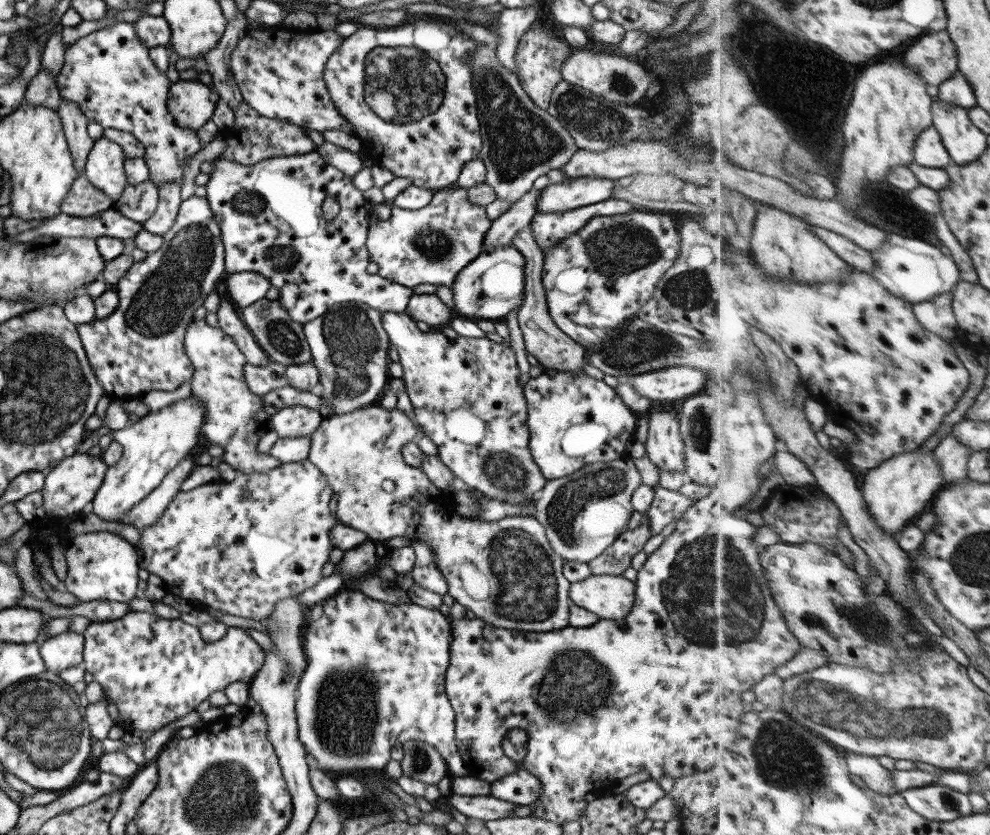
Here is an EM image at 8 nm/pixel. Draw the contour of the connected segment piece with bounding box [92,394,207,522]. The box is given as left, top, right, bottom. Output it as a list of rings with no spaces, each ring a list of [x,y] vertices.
[[[194,395],[147,413],[122,430],[113,431],[113,440],[123,446],[122,456],[108,467],[102,486],[93,498],[93,512],[107,521],[119,521],[137,502],[147,497],[162,479],[192,452],[201,436],[206,407]]]

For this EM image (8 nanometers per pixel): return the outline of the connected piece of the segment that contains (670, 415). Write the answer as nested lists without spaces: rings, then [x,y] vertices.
[[[652,401],[645,456],[660,471],[685,473],[685,444],[679,431],[675,402]]]

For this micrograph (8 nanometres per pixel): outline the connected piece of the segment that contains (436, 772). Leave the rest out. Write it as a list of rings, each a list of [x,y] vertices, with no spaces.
[[[409,740],[402,743],[404,758],[400,761],[404,776],[424,782],[438,784],[446,776],[451,776],[444,757],[422,740]]]

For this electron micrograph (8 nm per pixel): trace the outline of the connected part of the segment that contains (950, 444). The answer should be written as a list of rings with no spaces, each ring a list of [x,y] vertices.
[[[950,434],[936,447],[935,455],[942,466],[946,484],[962,482],[969,478],[969,462],[973,450],[962,444],[957,436]]]

